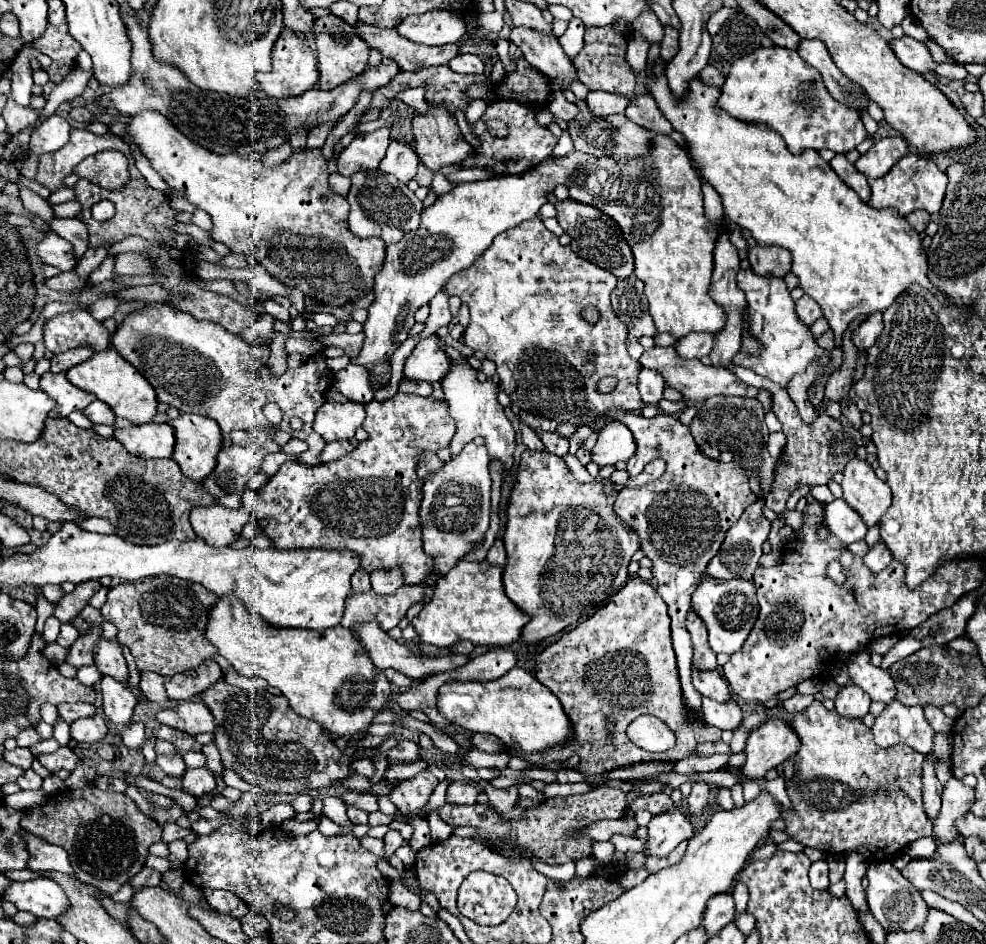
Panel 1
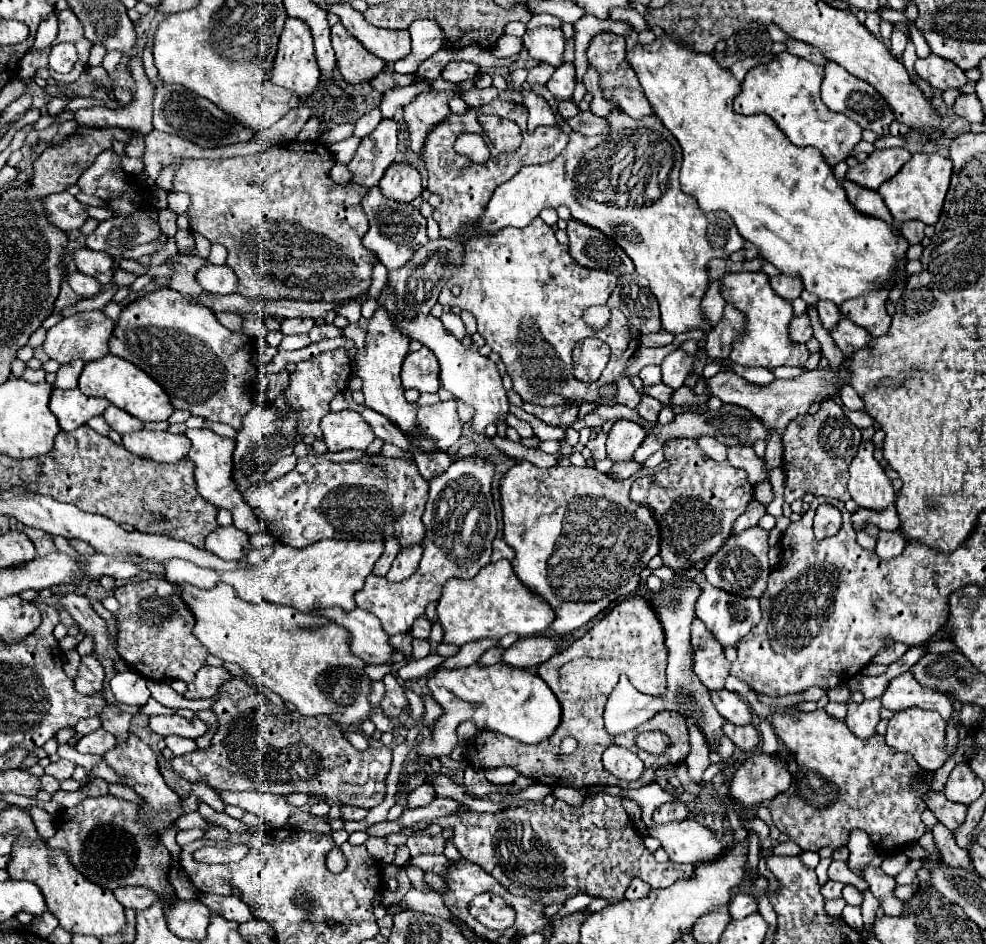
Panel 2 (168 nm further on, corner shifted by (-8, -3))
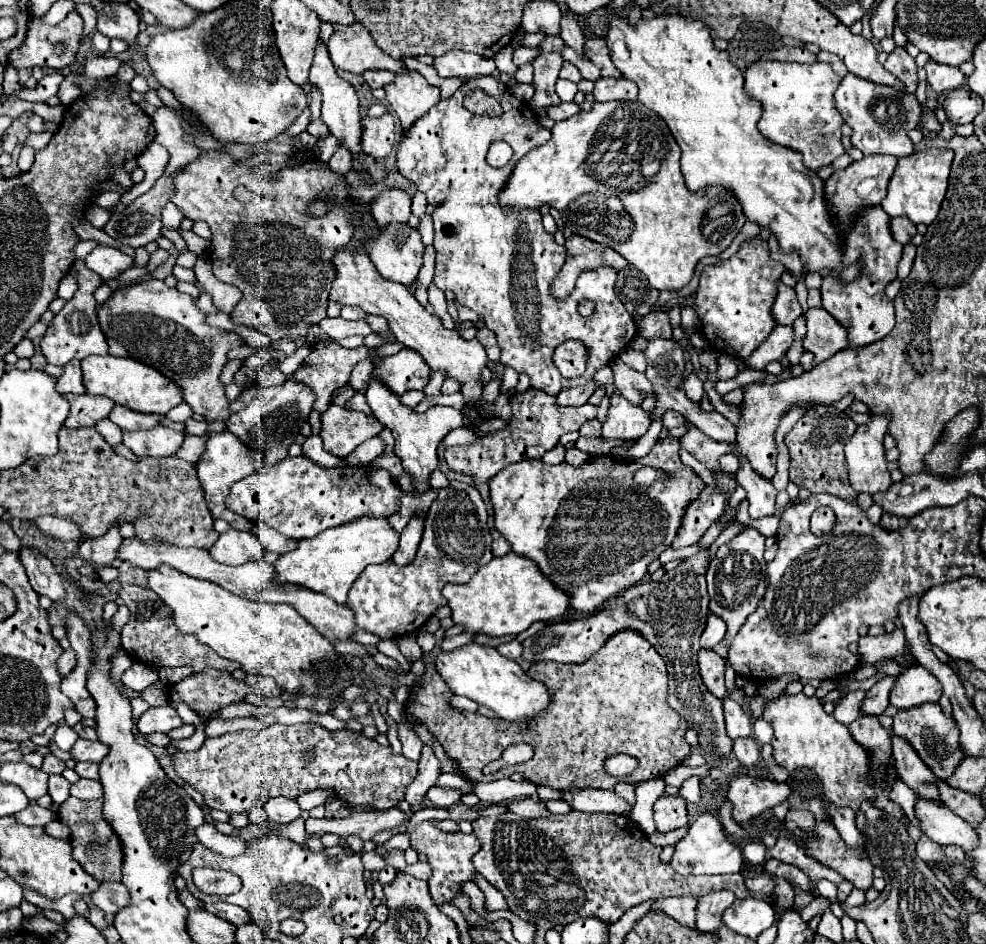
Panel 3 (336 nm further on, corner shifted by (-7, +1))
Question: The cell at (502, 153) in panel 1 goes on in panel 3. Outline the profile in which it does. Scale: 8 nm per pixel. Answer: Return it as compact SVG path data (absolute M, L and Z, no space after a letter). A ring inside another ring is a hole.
M475 77L455 91L449 101L439 101L425 117L417 119L409 133L403 133L403 141L397 147L397 167L437 207L433 211L433 247L437 251L433 283L441 291L451 289L463 307L485 319L485 327L497 335L503 365L529 375L531 387L557 395L563 387L577 383L577 379L563 379L553 363L553 351L563 341L585 341L589 347L585 375L593 375L629 347L635 337L635 323L615 295L617 273L613 269L603 267L581 273L571 295L555 299L551 295L551 283L563 267L565 247L557 245L553 235L543 229L537 211L503 213L497 205L497 193L503 189L515 163L549 139L551 131L501 81ZM483 85L487 85L487 95L503 101L501 117L473 115L463 107L467 91L481 89ZM495 141L505 141L513 147L511 161L501 169L485 161L487 149ZM583 299L595 303L591 317L581 317L577 311Z

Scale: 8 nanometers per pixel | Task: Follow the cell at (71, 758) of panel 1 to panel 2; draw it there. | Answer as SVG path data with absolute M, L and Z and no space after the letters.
M60 759L56 763L50 763L46 769L44 769L48 775L56 777L58 781L64 781L64 779L70 779L72 777L72 771L74 771L74 763L66 761L66 759Z

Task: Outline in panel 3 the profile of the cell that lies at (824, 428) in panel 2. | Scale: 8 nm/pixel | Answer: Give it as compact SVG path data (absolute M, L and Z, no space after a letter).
M833 405L809 407L805 417L801 417L785 437L785 445L789 447L791 455L789 479L799 489L809 489L811 493L831 493L845 501L855 501L857 493L849 489L847 461L843 455L843 449L847 441L853 437L855 429L855 421L845 411L839 411Z

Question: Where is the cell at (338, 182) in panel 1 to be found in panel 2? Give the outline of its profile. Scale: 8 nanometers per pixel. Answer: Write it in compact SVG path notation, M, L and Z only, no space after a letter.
M336 163L334 167L332 167L332 171L330 171L330 177L332 177L332 181L336 181L336 183L348 183L348 181L352 181L352 173L348 171L348 167L346 165L342 165L342 163Z

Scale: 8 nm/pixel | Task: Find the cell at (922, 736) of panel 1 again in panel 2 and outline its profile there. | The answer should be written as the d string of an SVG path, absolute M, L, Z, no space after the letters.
M904 709L904 711L894 713L894 717L888 721L888 731L884 737L890 747L910 753L922 769L938 771L948 759L944 727L946 727L946 723L942 721L940 713L922 711L922 709Z

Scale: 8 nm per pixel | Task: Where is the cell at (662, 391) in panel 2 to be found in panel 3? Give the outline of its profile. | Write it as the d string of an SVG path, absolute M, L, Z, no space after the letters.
M615 359L609 363L615 375L615 387L617 391L629 399L633 405L641 405L645 397L653 393L651 381L645 377L645 373L637 373L635 369L629 369L621 359Z

